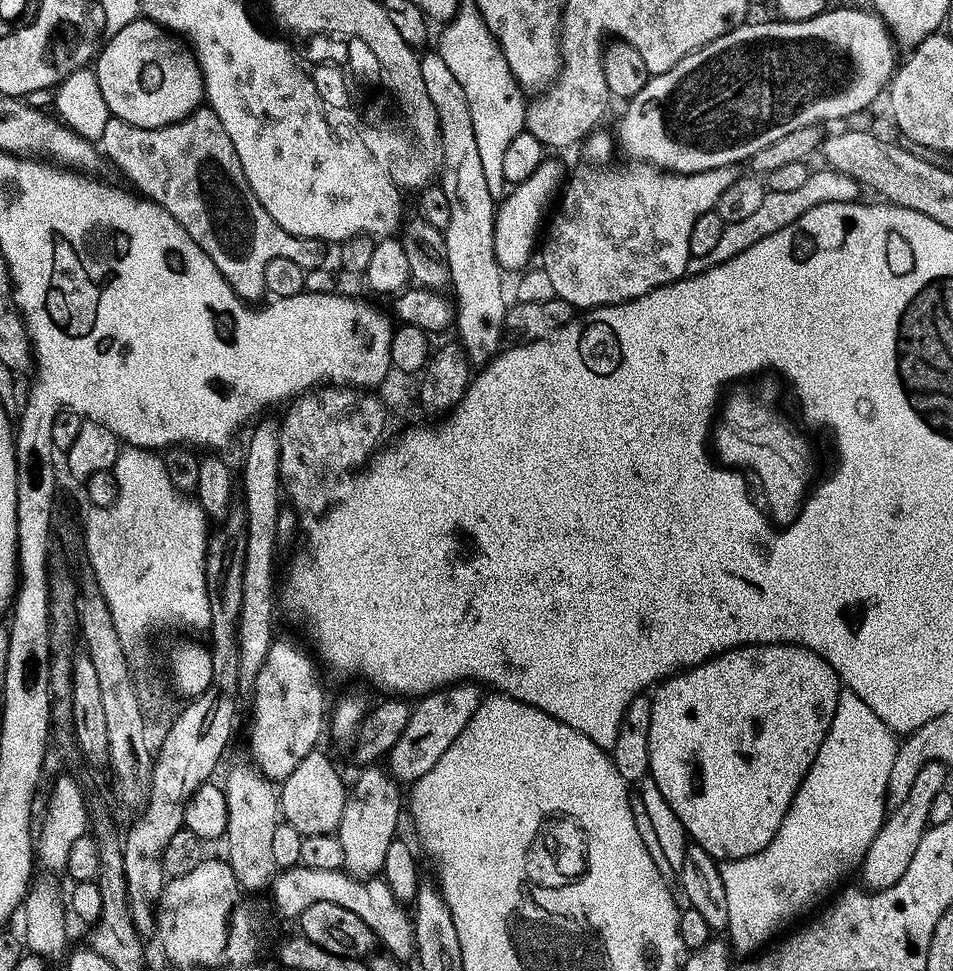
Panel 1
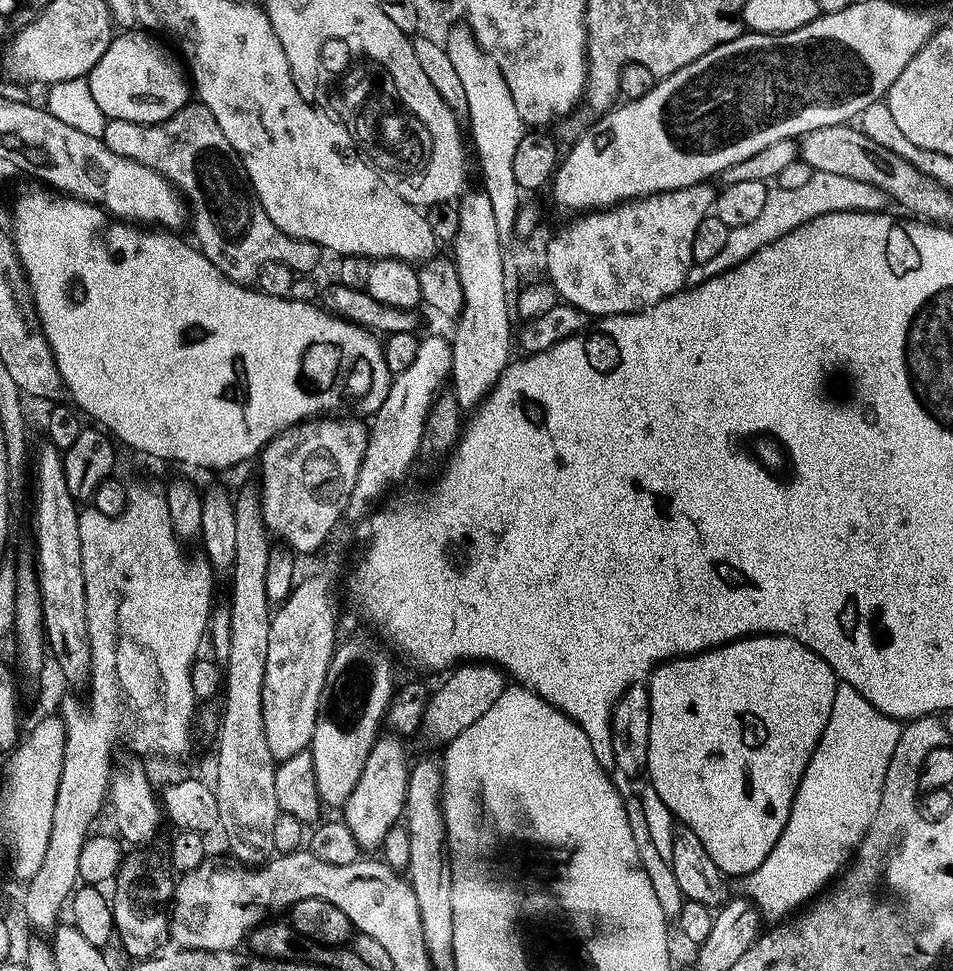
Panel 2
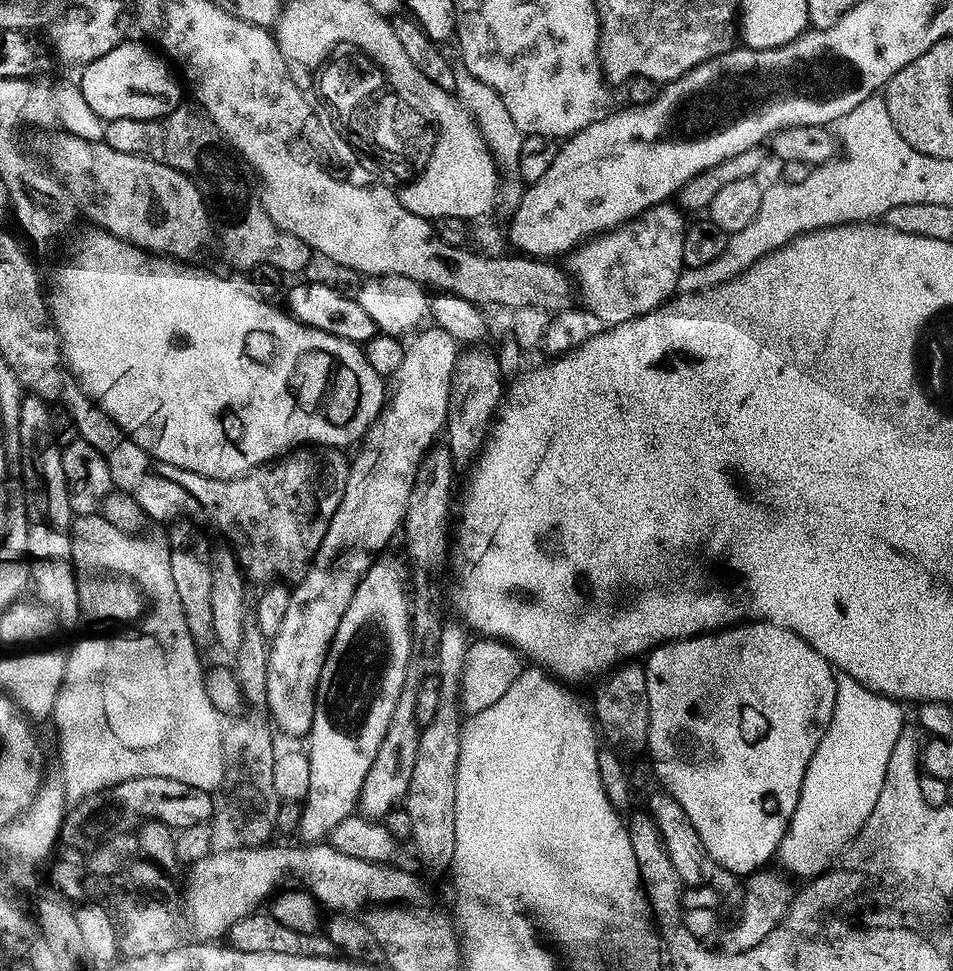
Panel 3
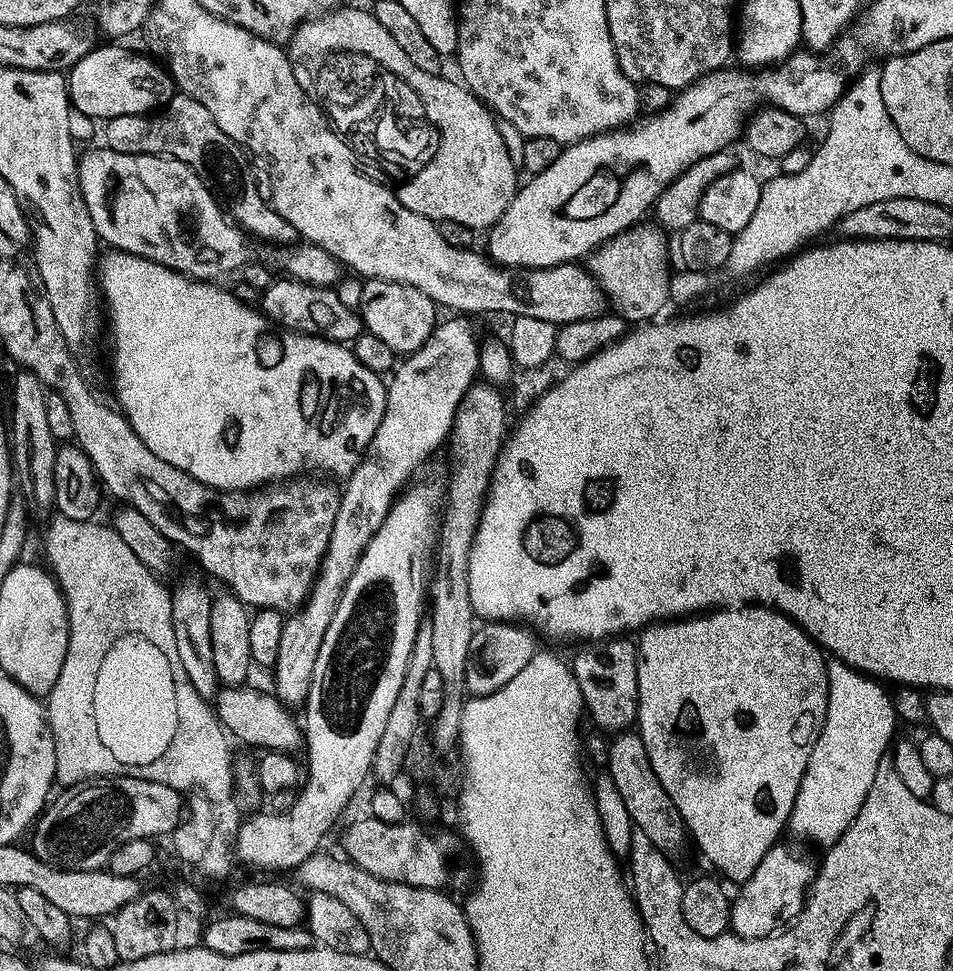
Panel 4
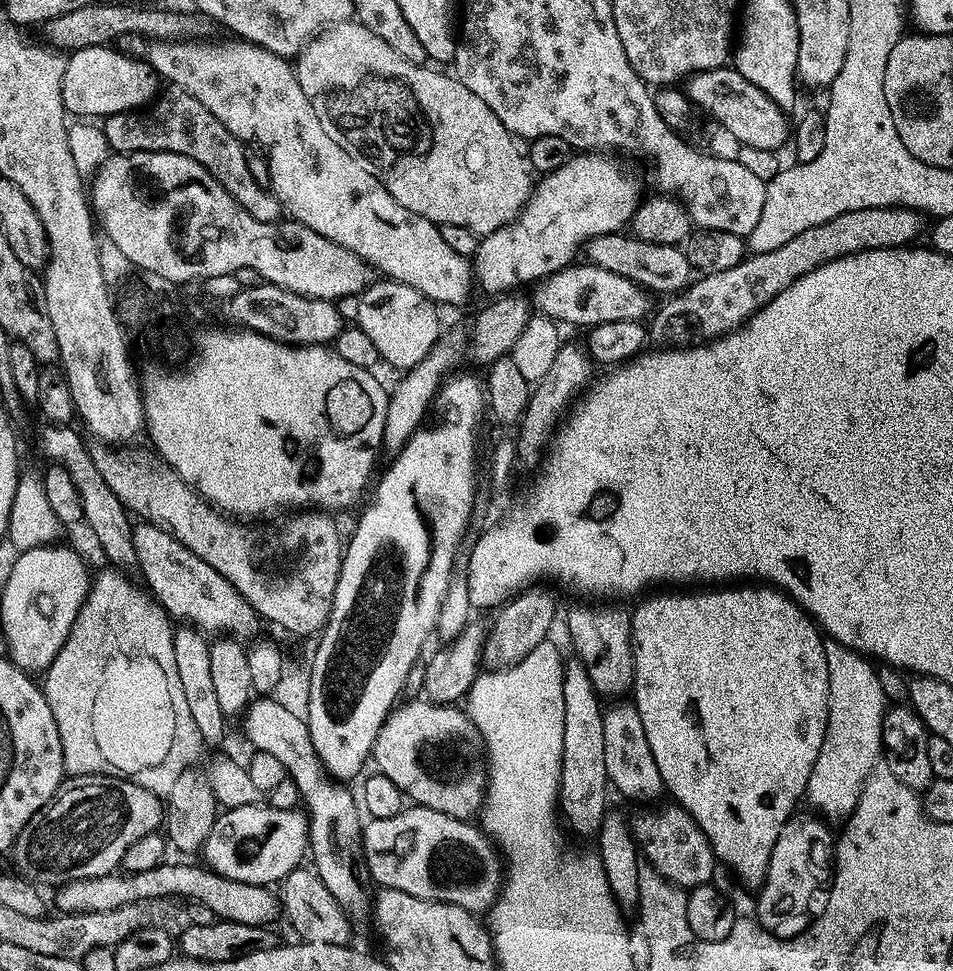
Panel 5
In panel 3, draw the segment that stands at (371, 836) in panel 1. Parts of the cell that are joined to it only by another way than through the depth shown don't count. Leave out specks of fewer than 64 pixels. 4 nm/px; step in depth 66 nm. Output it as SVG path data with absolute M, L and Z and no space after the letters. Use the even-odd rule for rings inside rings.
M405 686L394 706L394 718L386 730L386 738L382 738L382 746L378 746L378 754L366 773L366 782L362 782L358 805L360 816L371 821L383 821L384 816L403 801L410 786L410 774L414 774L414 758L420 741L420 728L415 718L416 688Z

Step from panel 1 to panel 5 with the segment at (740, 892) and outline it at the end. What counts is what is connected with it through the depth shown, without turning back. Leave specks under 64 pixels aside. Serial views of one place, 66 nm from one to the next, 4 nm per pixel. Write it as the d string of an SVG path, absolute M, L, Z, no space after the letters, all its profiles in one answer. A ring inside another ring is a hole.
M831 638L825 639L824 649L828 667L828 725L822 742L822 750L818 750L818 762L814 762L814 770L808 779L806 800L809 800L814 807L820 808L816 810L821 817L829 821L840 819L843 821L856 809L860 792L864 788L864 780L881 759L884 747L882 726L886 711L886 697L882 690L882 682L878 682L876 677L877 669L869 657L855 652L852 648L842 646L842 642Z

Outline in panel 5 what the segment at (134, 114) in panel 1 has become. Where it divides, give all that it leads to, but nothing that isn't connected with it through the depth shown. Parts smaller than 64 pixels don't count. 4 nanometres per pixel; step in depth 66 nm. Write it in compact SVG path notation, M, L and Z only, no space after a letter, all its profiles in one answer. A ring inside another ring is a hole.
M99 44L83 48L68 56L66 74L62 78L62 102L65 113L76 115L76 118L103 118L119 112L130 112L151 105L158 95L158 77L155 70L149 66L147 59L135 58L117 50L115 47Z

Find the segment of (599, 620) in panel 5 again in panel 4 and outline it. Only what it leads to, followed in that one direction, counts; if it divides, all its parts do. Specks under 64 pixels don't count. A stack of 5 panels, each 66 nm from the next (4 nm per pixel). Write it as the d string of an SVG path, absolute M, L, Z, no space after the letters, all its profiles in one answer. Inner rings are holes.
M609 638L607 640L599 641L595 646L584 646L580 653L577 654L576 657L571 657L570 667L572 669L572 673L574 674L574 678L578 682L578 690L582 694L582 698L584 699L584 707L586 709L587 715L592 715L592 720L597 724L598 727L601 728L602 731L608 732L607 734L615 734L617 732L626 732L629 731L637 723L640 707L638 706L638 662L636 661L638 655L638 648L635 643L632 644L628 638Z

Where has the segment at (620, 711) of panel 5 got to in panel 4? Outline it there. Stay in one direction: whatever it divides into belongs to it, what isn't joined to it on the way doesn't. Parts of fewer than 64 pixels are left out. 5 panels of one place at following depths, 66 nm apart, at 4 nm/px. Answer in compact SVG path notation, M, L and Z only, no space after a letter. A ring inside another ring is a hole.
M639 731L617 732L611 737L611 740L612 745L608 748L606 774L614 778L614 784L618 786L618 794L622 794L622 802L626 802L626 810L630 810L633 825L640 828L642 834L646 834L646 838L650 838L650 842L654 842L654 846L658 846L658 850L662 850L664 856L676 858L676 855L683 850L684 843L689 843L690 833L684 824L678 806L674 806L670 794L666 794L666 790L662 790L662 782L658 782L658 774L654 774L654 770L650 766L650 754L646 754L646 746L642 742Z

